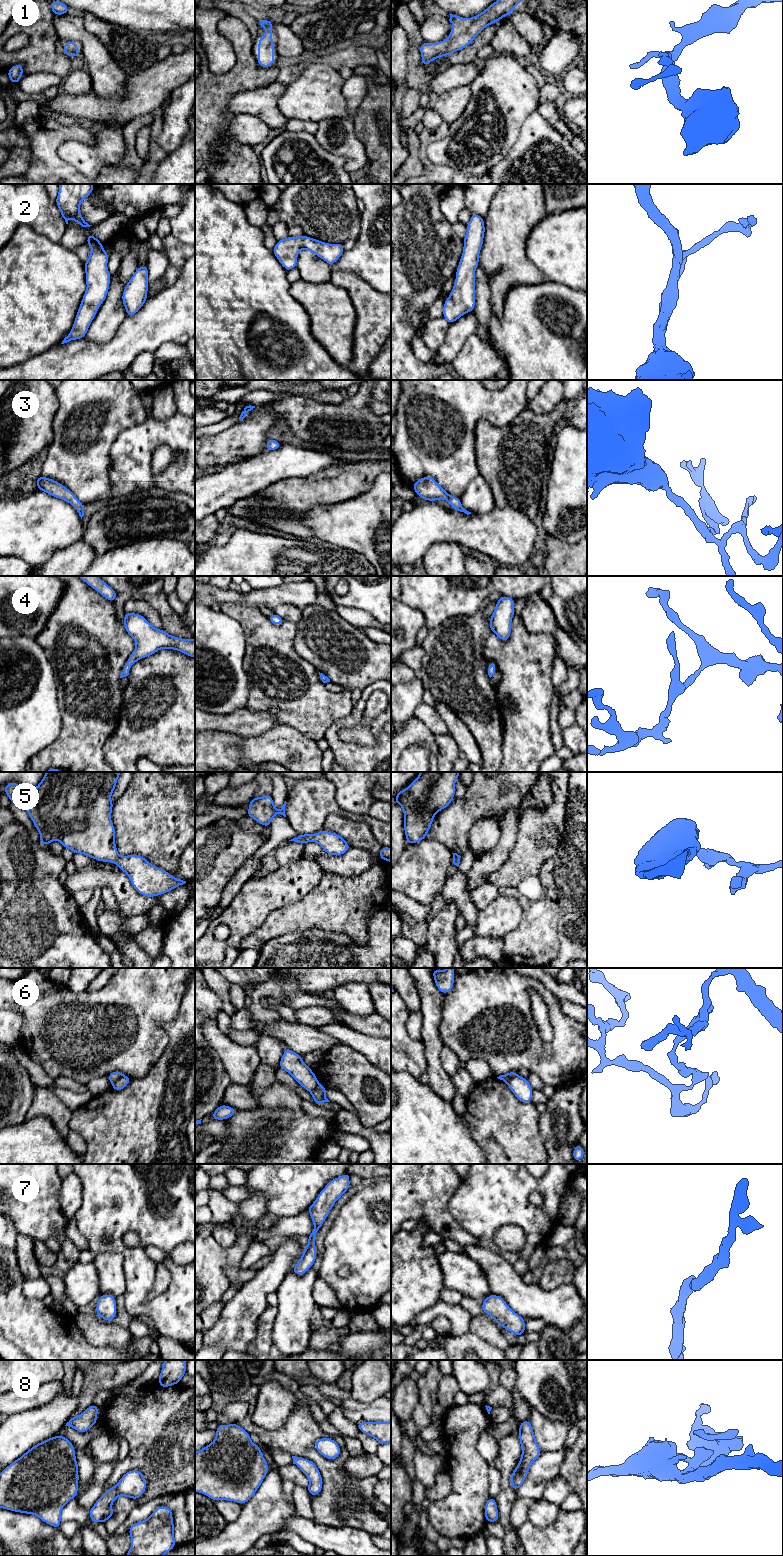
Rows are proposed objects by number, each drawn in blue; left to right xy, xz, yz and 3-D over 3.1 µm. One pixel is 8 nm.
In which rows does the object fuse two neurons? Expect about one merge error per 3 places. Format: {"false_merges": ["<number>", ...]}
{"false_merges": ["6"]}

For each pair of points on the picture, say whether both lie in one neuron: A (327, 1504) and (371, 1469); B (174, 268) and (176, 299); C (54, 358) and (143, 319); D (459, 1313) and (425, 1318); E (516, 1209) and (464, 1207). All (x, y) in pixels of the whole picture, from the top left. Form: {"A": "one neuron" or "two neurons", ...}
{"A": "two neurons", "B": "two neurons", "C": "one neuron", "D": "one neuron", "E": "one neuron"}

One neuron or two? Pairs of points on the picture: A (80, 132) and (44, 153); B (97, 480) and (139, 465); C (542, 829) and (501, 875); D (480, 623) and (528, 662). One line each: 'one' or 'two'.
A: one
B: two
C: one
D: two

